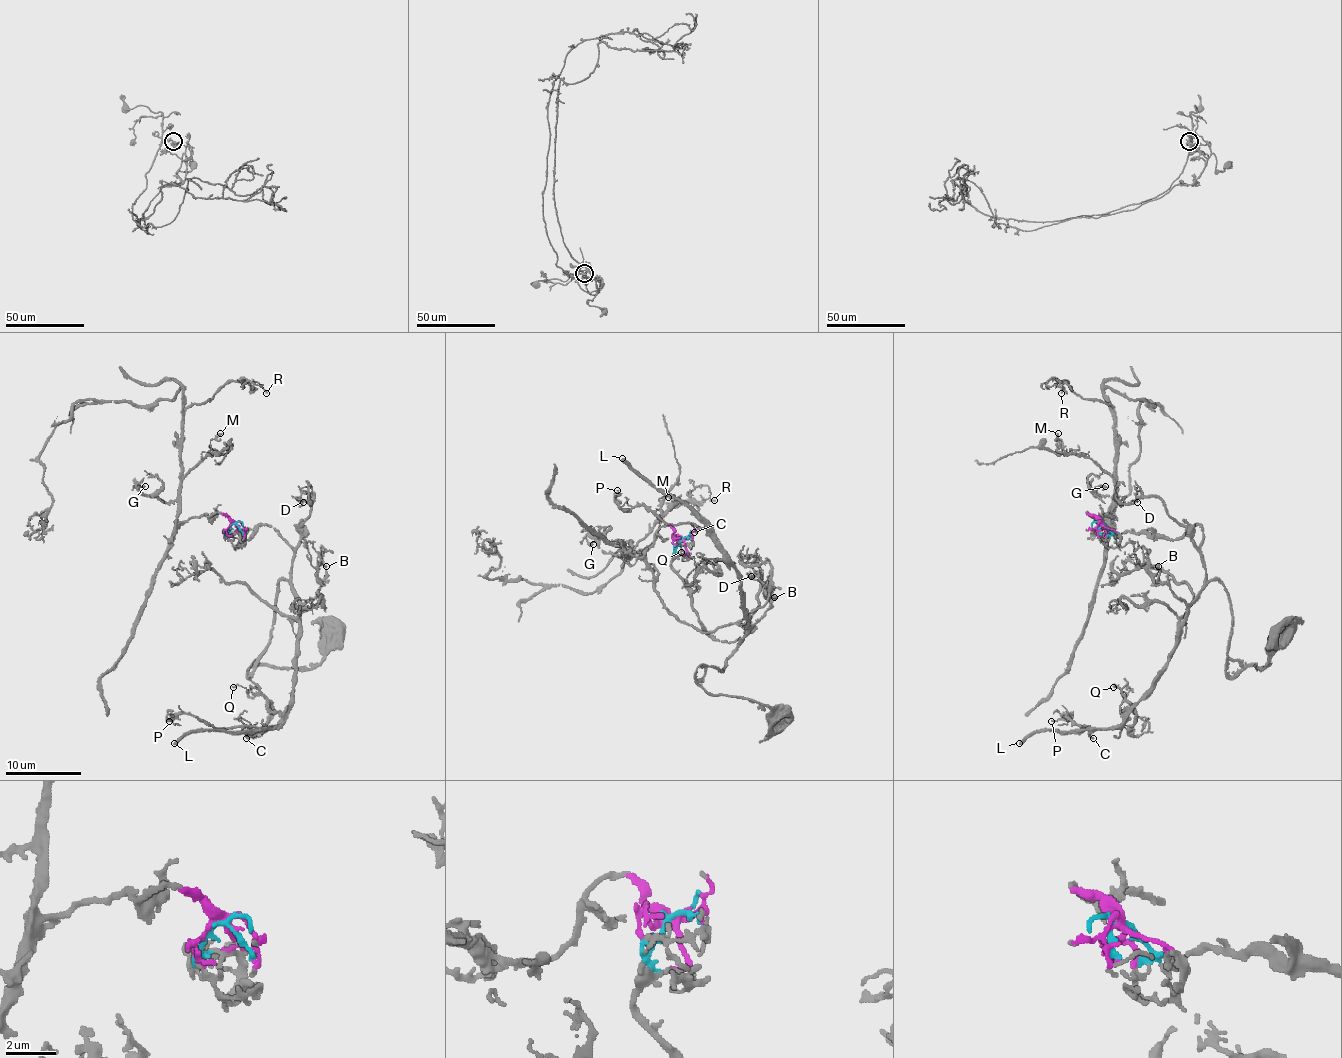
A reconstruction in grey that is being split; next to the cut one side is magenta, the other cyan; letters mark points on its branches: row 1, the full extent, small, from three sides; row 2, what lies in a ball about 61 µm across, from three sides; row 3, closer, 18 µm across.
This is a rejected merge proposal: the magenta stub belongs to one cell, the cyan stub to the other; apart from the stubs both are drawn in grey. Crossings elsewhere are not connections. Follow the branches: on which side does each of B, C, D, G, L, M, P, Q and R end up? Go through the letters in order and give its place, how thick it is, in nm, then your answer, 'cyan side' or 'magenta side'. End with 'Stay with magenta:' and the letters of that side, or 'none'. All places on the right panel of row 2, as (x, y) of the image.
B: at (1158, 566); 200 nm thick; cyan side
C: at (1093, 738); 200 nm thick; cyan side
D: at (1137, 502); 200 nm thick; cyan side
G: at (1105, 486); 240 nm thick; magenta side
L: at (1019, 743); 360 nm thick; cyan side
M: at (1058, 433); 120 nm thick; magenta side
P: at (1051, 721); 120 nm thick; cyan side
Q: at (1113, 687); 150 nm thick; cyan side
R: at (1061, 393); 120 nm thick; magenta side
Stay with magenta: G, M, R

